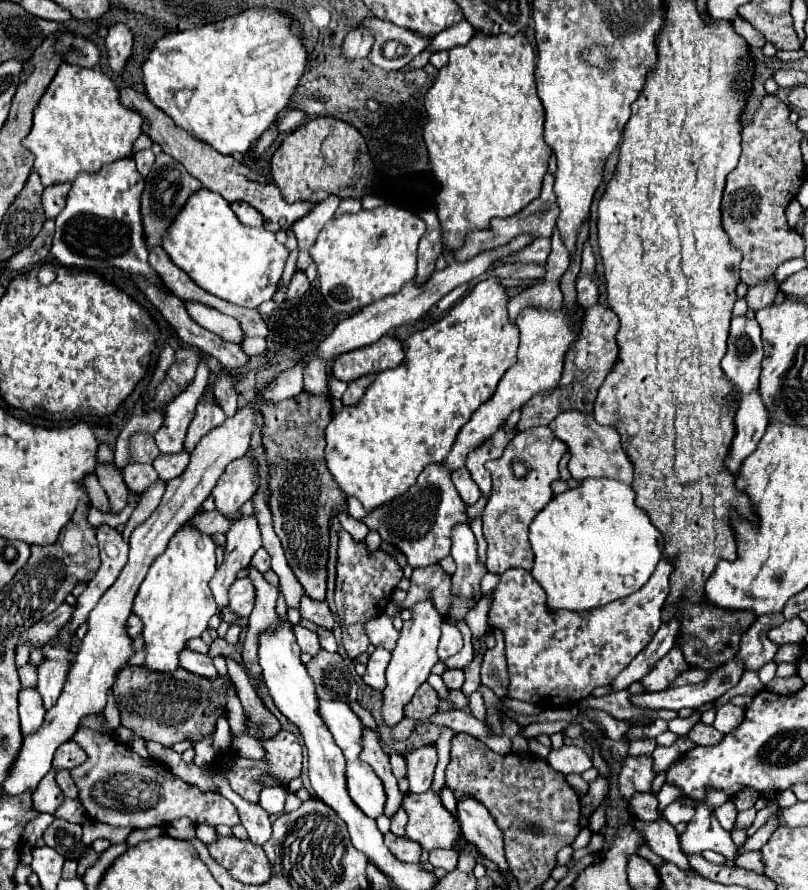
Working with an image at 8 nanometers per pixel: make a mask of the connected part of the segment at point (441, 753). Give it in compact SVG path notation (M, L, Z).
M442 727L442 733L436 741L438 751L438 762L434 772L434 783L432 783L432 789L436 793L440 793L442 785L444 785L445 770L450 761L450 748L452 737L454 737L454 731L450 727Z

